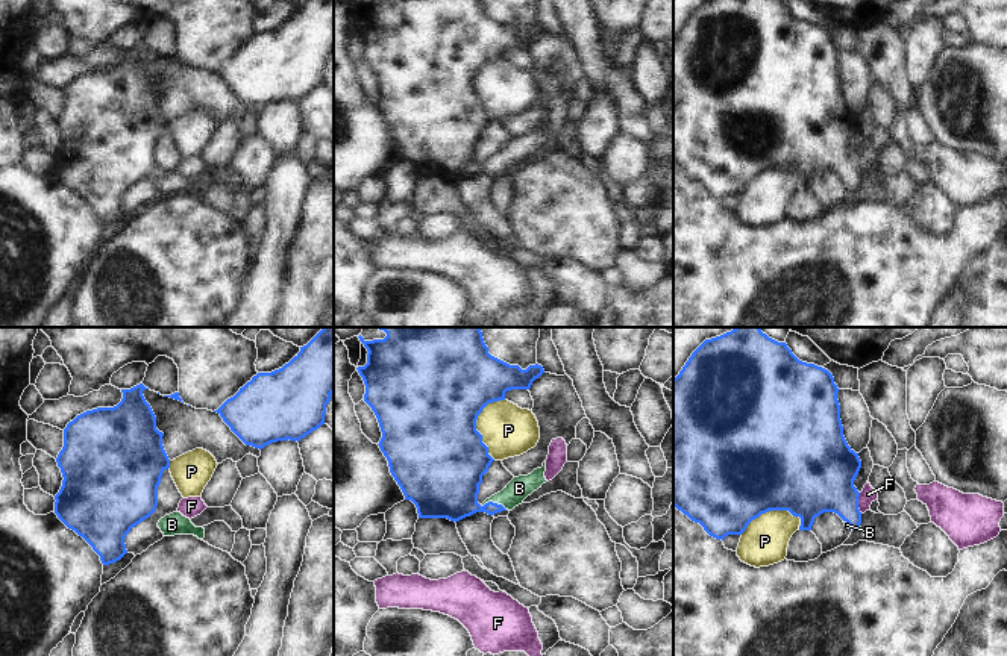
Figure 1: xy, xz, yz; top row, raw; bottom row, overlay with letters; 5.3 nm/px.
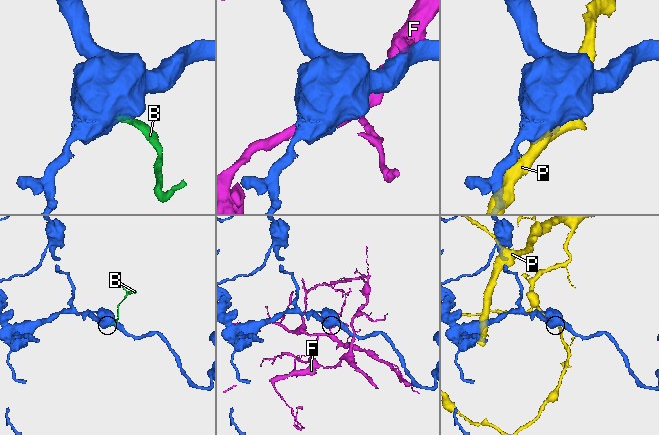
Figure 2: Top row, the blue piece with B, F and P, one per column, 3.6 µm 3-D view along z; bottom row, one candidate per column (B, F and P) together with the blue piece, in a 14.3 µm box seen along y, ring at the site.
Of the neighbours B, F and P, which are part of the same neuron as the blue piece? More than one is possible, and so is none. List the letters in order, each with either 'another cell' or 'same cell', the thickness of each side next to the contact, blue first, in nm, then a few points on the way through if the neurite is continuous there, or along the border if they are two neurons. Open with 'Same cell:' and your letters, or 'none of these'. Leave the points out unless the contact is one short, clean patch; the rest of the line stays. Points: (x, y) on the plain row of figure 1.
Same cell: B
B: same cell; 300 nm thick on the blue side, 120 nm on the other; runs through xz (451, 147), (470, 167), (495, 164), (508, 159), (519, 149)
F: another cell; 380 nm thick on the blue side, 80 nm on the other
P: another cell; 500 nm thick on the blue side, 240 nm on the other

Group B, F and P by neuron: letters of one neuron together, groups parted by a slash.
B / F / P

